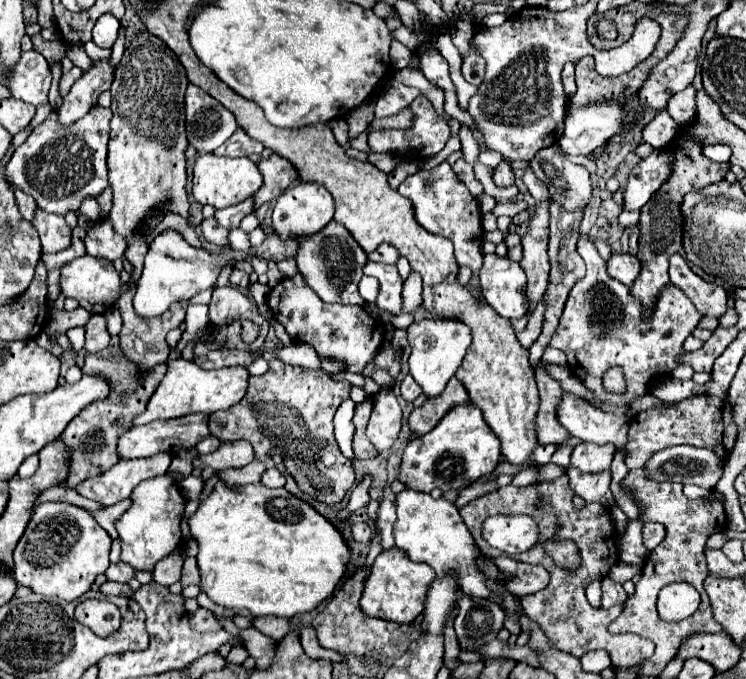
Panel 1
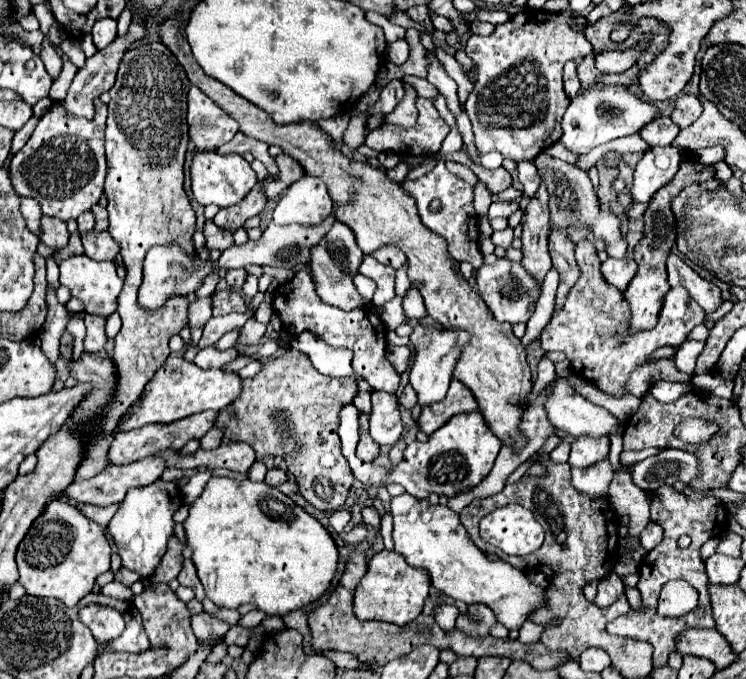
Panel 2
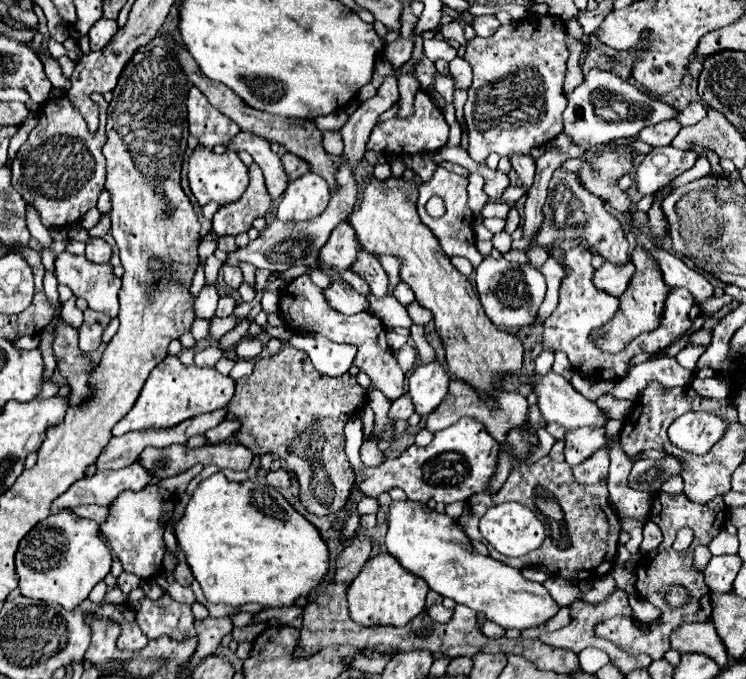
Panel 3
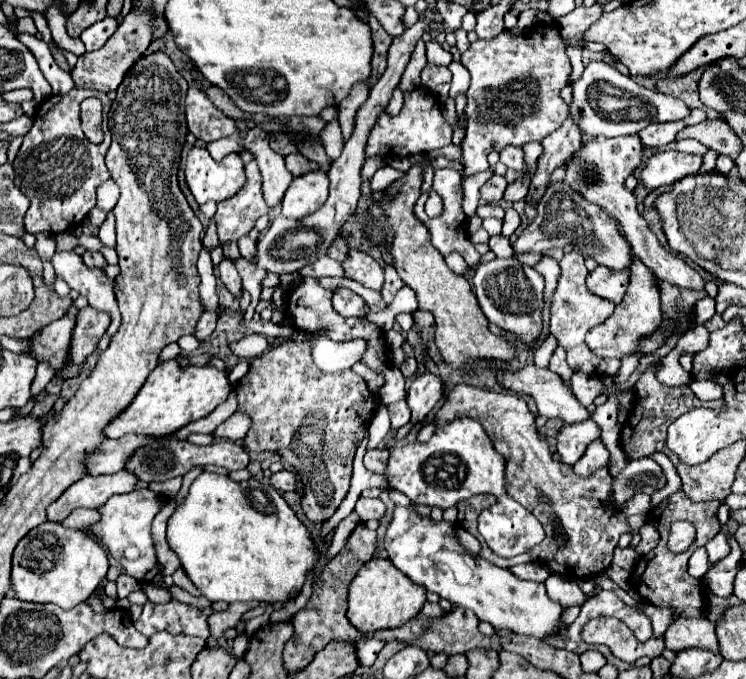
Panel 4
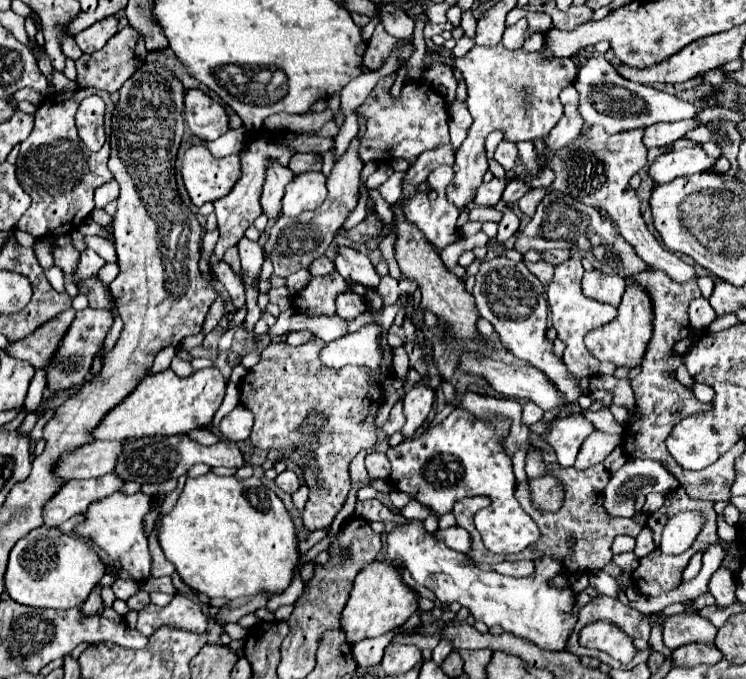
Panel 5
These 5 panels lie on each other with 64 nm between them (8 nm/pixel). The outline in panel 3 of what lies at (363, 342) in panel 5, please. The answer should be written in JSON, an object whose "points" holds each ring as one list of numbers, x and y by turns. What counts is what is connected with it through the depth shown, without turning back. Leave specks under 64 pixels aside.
{"points":[[294,334,290,338,290,344,294,348,300,348,308,354,310,362,314,364,314,368,326,376,342,376,350,370,354,356,356,356,356,348,350,344,334,344,330,340,326,340,324,336,316,336,316,334]]}

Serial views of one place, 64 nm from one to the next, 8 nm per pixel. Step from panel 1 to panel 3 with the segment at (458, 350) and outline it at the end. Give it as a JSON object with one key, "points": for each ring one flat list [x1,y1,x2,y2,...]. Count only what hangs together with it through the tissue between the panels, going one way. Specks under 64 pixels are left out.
{"points":[[440,358,420,364,410,374,410,396,420,416,428,416,448,394,448,370]]}

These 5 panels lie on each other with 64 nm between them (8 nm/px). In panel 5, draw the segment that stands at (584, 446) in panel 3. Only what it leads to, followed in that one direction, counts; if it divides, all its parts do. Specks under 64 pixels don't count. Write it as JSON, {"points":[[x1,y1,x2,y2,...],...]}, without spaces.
{"points":[[566,416,552,424,546,442,554,448,560,466,574,466,574,460,580,452,580,444,594,432,594,424,584,416]]}

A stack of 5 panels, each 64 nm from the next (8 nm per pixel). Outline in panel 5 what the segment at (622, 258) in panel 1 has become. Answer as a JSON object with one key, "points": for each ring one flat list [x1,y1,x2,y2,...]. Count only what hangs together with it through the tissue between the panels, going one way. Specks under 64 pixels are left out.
{"points":[[592,270,586,272,582,278,582,292,598,302,608,302,612,306,618,306,624,290,626,290,624,276,604,276,604,272]]}

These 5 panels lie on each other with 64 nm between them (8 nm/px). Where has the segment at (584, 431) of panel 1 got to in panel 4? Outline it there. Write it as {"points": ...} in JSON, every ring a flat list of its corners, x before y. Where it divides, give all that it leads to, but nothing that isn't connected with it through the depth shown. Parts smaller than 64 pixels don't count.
{"points":[[526,366,526,368,522,368,522,370,514,372,514,374,512,372,504,372,500,376,500,382,506,388,514,390,514,392,524,392,524,394,532,396,536,400,540,416,544,416,544,418,558,418,564,424,580,424,580,422,584,422,584,420,590,418,588,408,574,396,574,392,570,390,570,386,558,374,554,374,554,372,546,370,546,368]]}

